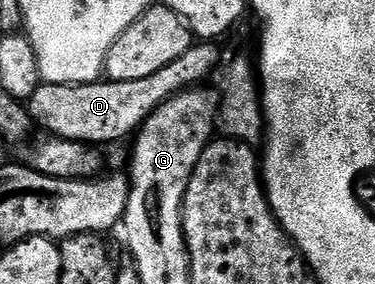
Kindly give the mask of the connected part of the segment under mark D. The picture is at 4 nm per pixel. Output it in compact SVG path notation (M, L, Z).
M196 43L189 47L189 51L185 51L185 55L180 55L178 59L173 59L173 63L169 63L169 67L161 67L161 71L148 75L145 79L137 79L136 81L108 81L106 79L96 79L93 81L84 81L82 83L41 83L37 87L37 91L33 91L33 95L29 98L29 112L36 122L39 121L44 125L48 134L56 137L64 137L67 141L82 141L83 144L92 147L103 147L106 141L123 141L132 136L138 130L139 126L145 123L145 119L153 113L161 105L161 103L169 100L173 95L183 92L185 89L194 89L202 86L207 76L214 74L221 64L221 56L219 57L219 49L215 43Z

